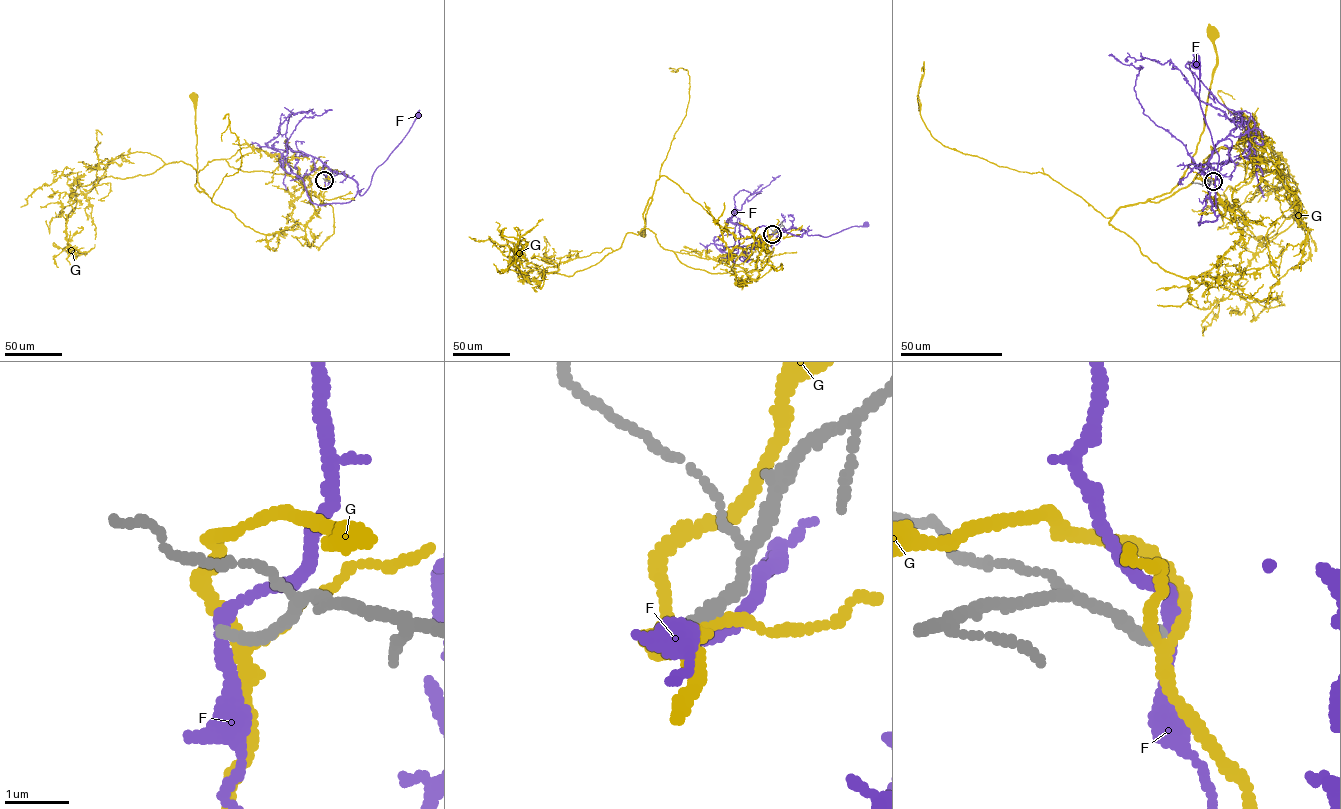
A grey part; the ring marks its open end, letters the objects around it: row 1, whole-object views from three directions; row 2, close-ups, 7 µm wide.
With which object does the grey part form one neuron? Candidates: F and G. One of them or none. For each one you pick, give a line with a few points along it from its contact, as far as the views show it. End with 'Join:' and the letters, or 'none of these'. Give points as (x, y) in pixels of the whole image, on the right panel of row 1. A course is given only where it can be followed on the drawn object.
Join: none of these

